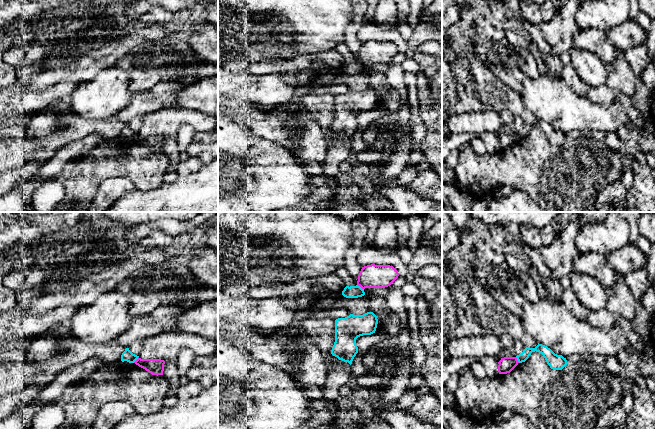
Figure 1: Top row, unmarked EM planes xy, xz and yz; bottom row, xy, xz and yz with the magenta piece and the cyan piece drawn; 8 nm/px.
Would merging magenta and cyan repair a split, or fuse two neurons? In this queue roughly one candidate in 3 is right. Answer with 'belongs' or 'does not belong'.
does not belong

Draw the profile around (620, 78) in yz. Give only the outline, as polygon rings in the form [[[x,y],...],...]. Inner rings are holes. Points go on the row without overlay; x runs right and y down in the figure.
[[[618,49],[617,58],[606,64],[607,79],[605,86],[616,94],[633,96],[636,91],[636,77],[625,59],[624,51]]]

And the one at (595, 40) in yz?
[[[598,28],[580,30],[573,38],[572,47],[597,54],[605,65],[614,61],[618,54],[618,49],[609,41],[606,32]]]

